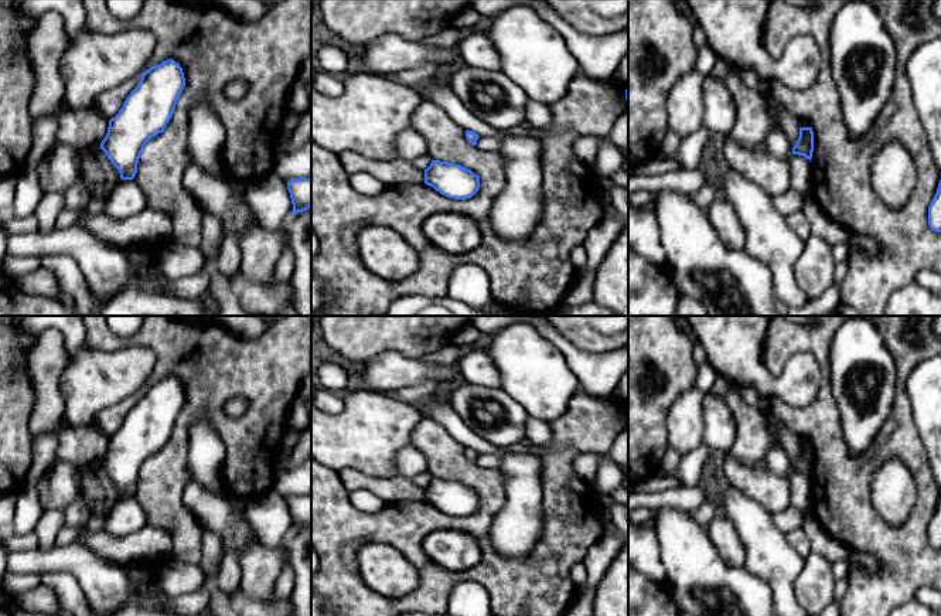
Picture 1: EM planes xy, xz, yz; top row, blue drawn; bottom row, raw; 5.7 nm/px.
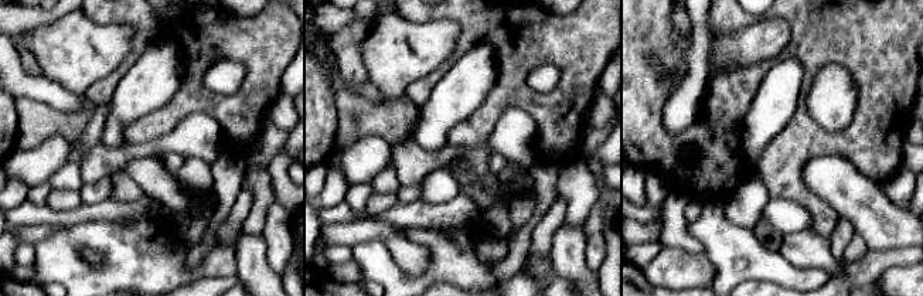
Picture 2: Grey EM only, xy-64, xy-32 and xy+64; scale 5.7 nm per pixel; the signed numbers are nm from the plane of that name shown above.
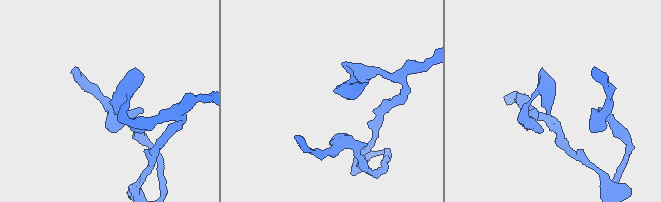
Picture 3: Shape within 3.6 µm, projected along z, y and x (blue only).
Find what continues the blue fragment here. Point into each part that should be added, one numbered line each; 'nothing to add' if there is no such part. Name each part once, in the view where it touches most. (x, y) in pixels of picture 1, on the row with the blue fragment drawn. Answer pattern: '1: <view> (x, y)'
nothing to add

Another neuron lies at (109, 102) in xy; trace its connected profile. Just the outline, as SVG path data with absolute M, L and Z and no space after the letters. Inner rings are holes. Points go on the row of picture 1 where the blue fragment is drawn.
M134 75L130 79L122 82L120 85L106 89L99 93L93 102L93 108L103 115L108 120L115 118L122 109L126 98L140 82L142 75Z

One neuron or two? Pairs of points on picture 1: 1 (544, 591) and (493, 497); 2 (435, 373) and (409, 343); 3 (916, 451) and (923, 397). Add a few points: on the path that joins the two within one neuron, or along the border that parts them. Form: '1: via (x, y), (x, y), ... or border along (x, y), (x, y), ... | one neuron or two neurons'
1: via (515, 581), (488, 554), (484, 544), (484, 526) | one neuron
2: border along (387, 350), (395, 350), (419, 358) | two neurons
3: border along (910, 401), (913, 422), (926, 453) | two neurons

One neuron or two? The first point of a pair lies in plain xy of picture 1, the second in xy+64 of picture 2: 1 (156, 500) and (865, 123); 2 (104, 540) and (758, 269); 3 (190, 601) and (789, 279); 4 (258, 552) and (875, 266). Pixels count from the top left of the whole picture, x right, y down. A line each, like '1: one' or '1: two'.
1: one
2: two
3: one
4: two

